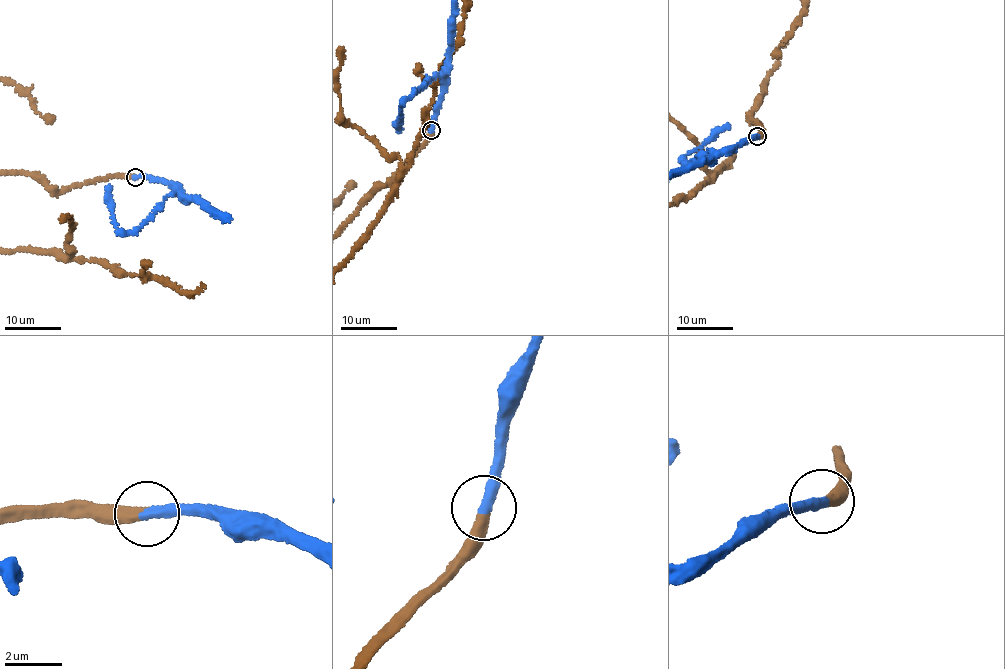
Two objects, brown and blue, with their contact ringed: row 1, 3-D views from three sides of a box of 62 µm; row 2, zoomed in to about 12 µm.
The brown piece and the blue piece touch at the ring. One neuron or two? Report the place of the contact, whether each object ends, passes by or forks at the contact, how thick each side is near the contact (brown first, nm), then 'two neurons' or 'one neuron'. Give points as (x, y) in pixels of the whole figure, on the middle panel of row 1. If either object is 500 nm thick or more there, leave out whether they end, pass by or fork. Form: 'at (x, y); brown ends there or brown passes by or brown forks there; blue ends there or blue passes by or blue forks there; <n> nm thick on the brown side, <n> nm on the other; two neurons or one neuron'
at (431, 130); brown ends there; blue ends there; 440 nm thick on the brown side, 420 nm on the other; one neuron

